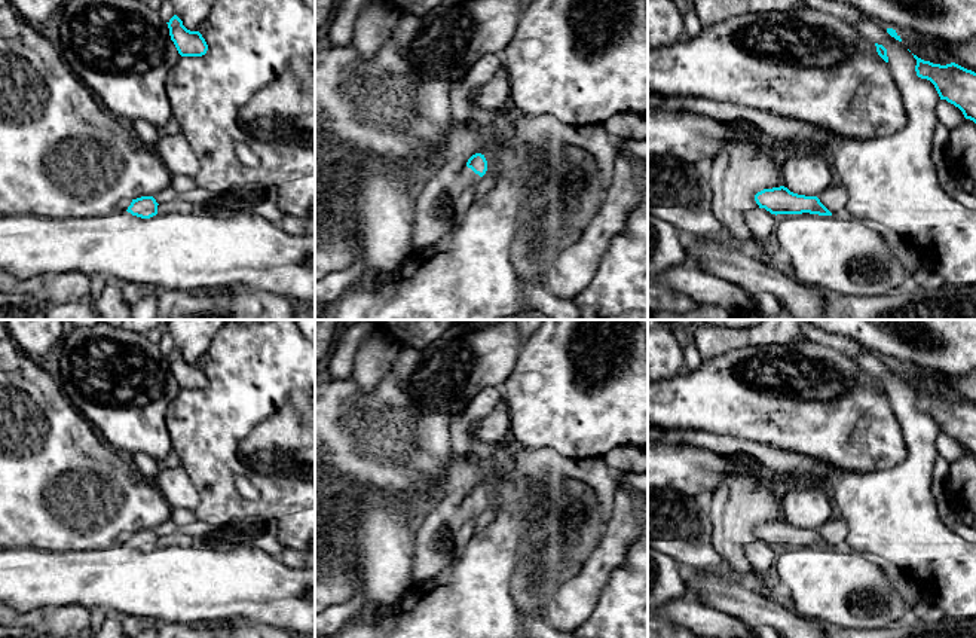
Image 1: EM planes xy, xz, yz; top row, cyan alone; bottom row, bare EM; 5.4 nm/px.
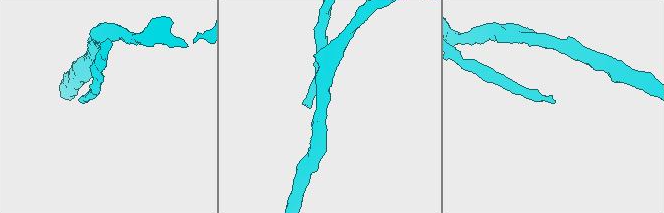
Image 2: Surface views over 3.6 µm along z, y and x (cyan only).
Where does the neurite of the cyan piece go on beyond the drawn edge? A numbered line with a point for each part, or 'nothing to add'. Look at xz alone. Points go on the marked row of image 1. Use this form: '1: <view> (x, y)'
1: xz (447, 197)

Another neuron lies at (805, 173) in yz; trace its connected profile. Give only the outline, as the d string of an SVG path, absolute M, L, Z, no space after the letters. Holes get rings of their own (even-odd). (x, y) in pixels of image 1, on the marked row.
M819 152L792 153L781 165L784 187L805 196L817 196L836 181L827 156Z

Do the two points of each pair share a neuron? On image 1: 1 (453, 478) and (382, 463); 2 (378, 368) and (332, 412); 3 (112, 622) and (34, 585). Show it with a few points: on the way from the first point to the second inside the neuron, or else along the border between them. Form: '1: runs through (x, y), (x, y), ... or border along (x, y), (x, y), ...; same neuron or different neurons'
1: border along (452, 457), (441, 464), (441, 476), (427, 507); different neurons
2: border along (388, 368), (367, 393), (351, 376); different neurons
3: border along (112, 613), (119, 617); different neurons

